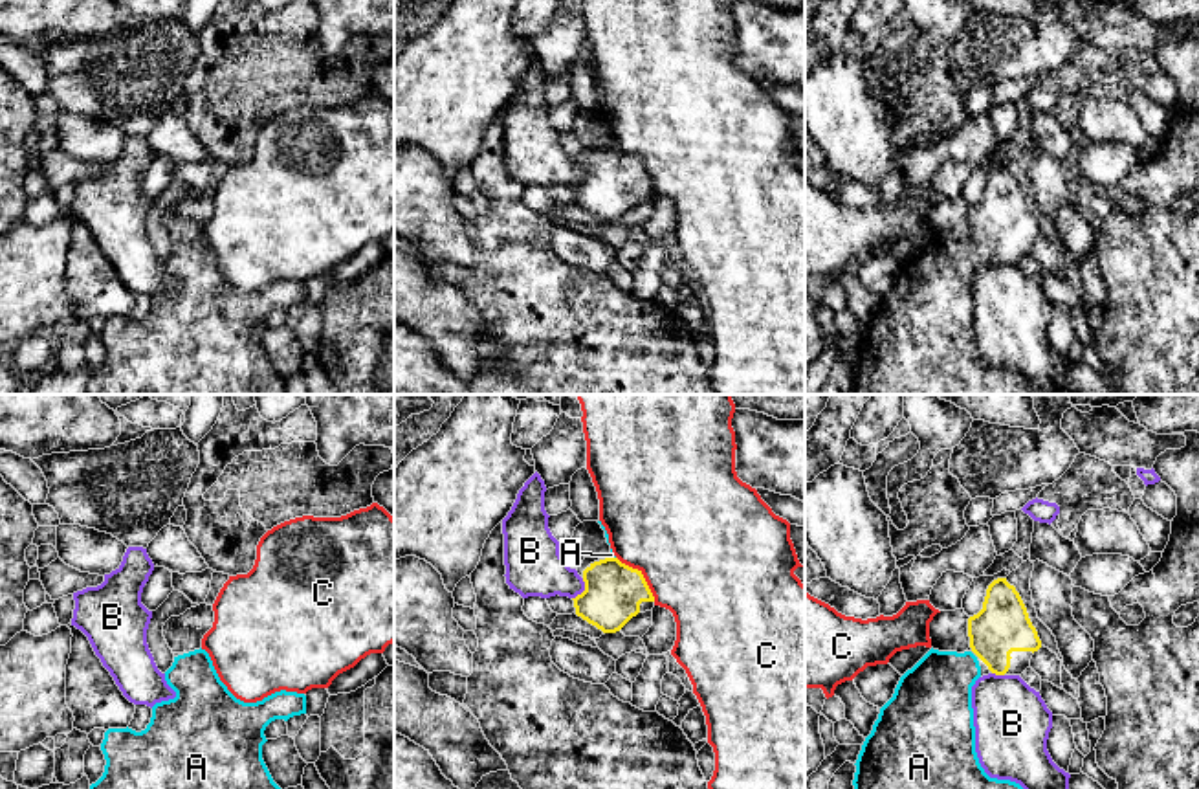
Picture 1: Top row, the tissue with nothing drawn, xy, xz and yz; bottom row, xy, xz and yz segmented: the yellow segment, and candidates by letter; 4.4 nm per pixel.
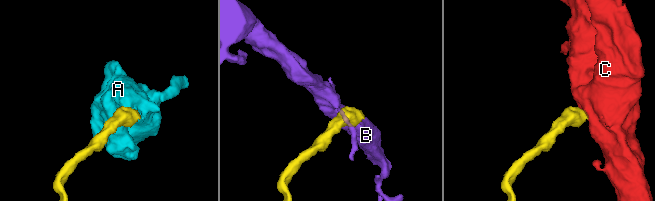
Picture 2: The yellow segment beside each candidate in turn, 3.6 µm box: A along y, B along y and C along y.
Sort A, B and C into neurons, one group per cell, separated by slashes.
A / B / C

